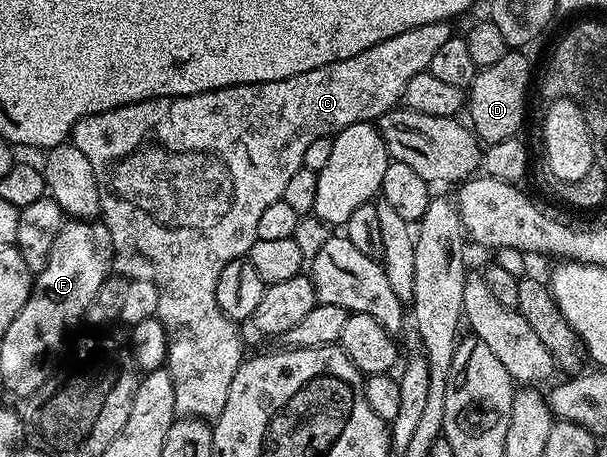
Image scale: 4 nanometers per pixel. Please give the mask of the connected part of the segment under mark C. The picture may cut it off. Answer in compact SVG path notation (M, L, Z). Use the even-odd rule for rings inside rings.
M450 22L421 25L417 29L397 33L397 37L389 37L385 41L365 49L365 53L357 53L357 57L345 57L345 61L333 61L329 65L309 69L309 73L297 73L297 77L285 77L281 81L269 81L268 83L246 83L196 95L170 95L160 99L143 99L139 103L121 105L117 109L109 109L105 113L97 113L77 121L69 139L77 149L81 149L85 153L90 164L93 165L93 172L96 174L99 186L101 221L109 229L111 238L114 270L128 281L132 279L153 281L153 285L157 285L159 290L157 317L165 325L167 334L165 369L173 377L176 416L214 421L219 418L221 409L225 409L225 401L229 398L229 385L233 385L233 377L239 366L243 364L245 352L243 352L243 339L239 336L240 324L225 313L221 313L221 309L217 305L217 280L221 278L221 269L225 269L225 265L229 265L229 261L244 258L250 252L257 239L257 224L259 224L261 212L269 205L273 205L273 201L283 198L285 185L289 185L293 173L297 173L304 167L305 149L309 149L309 145L313 145L313 141L334 136L335 132L354 123L378 121L382 115L386 115L388 111L392 110L402 100L405 85L409 85L409 80L417 77L417 73L428 70L437 49L441 49L441 45L445 45L445 41L453 38L451 27Z

